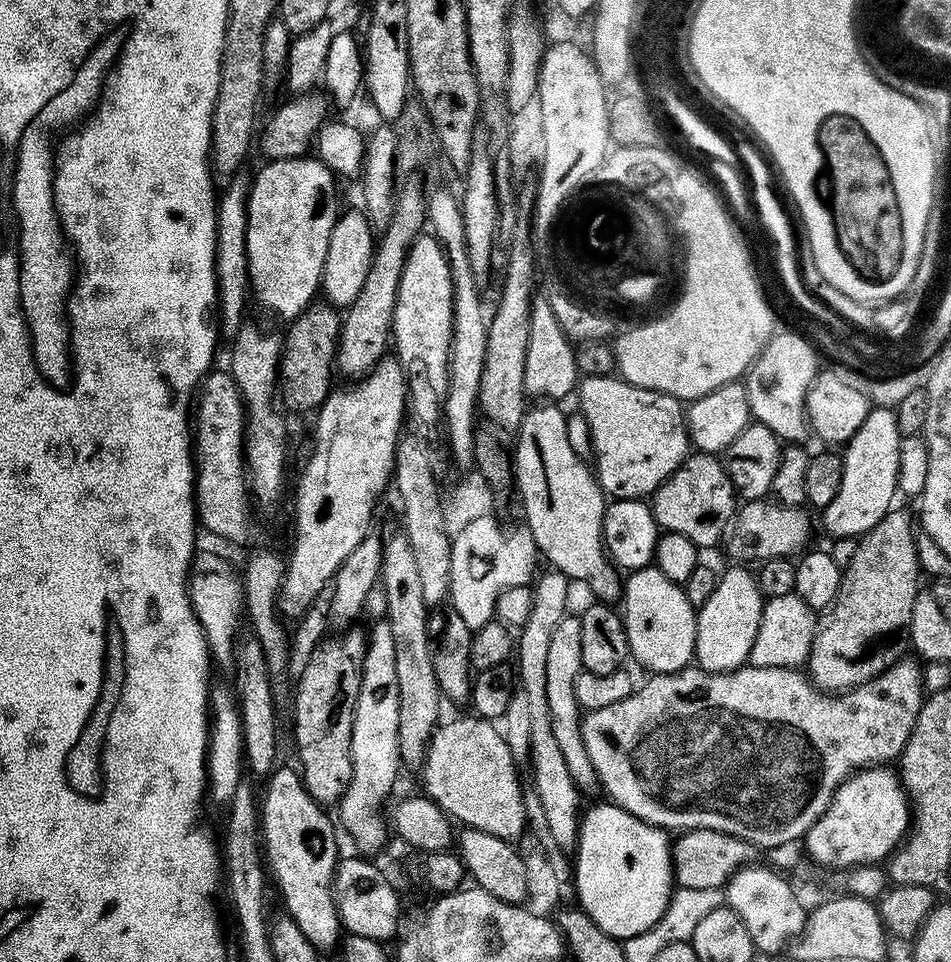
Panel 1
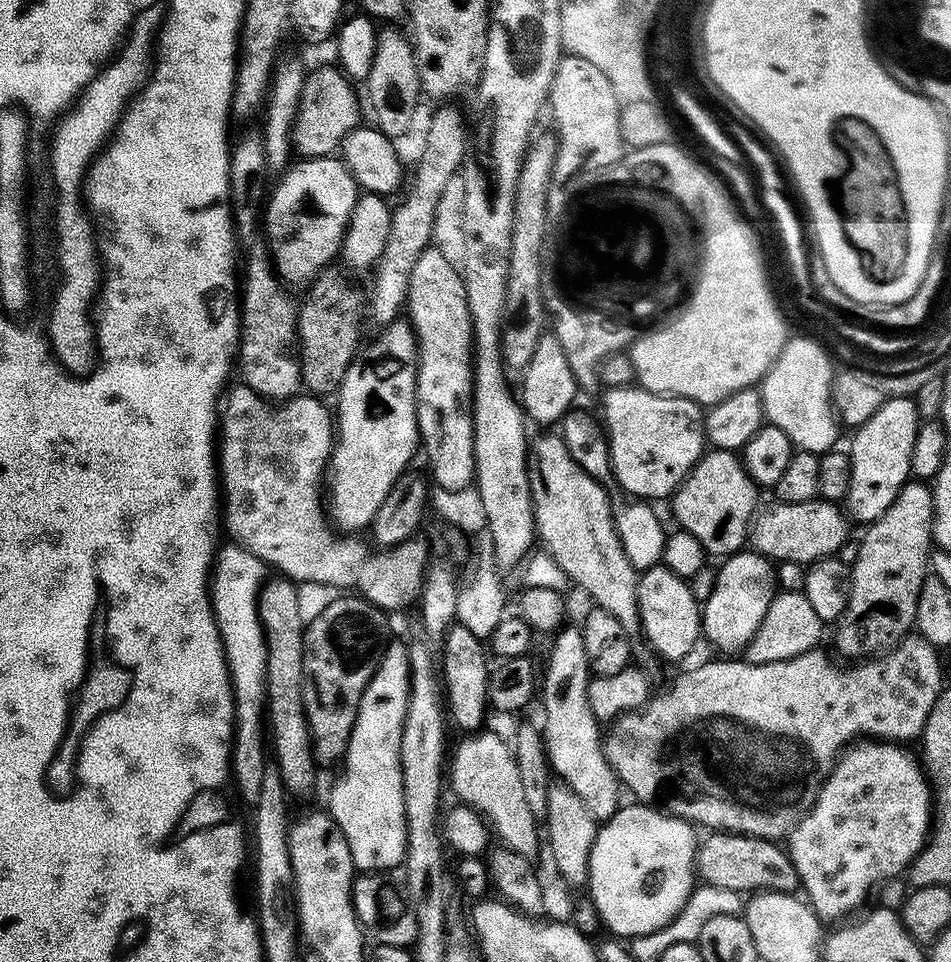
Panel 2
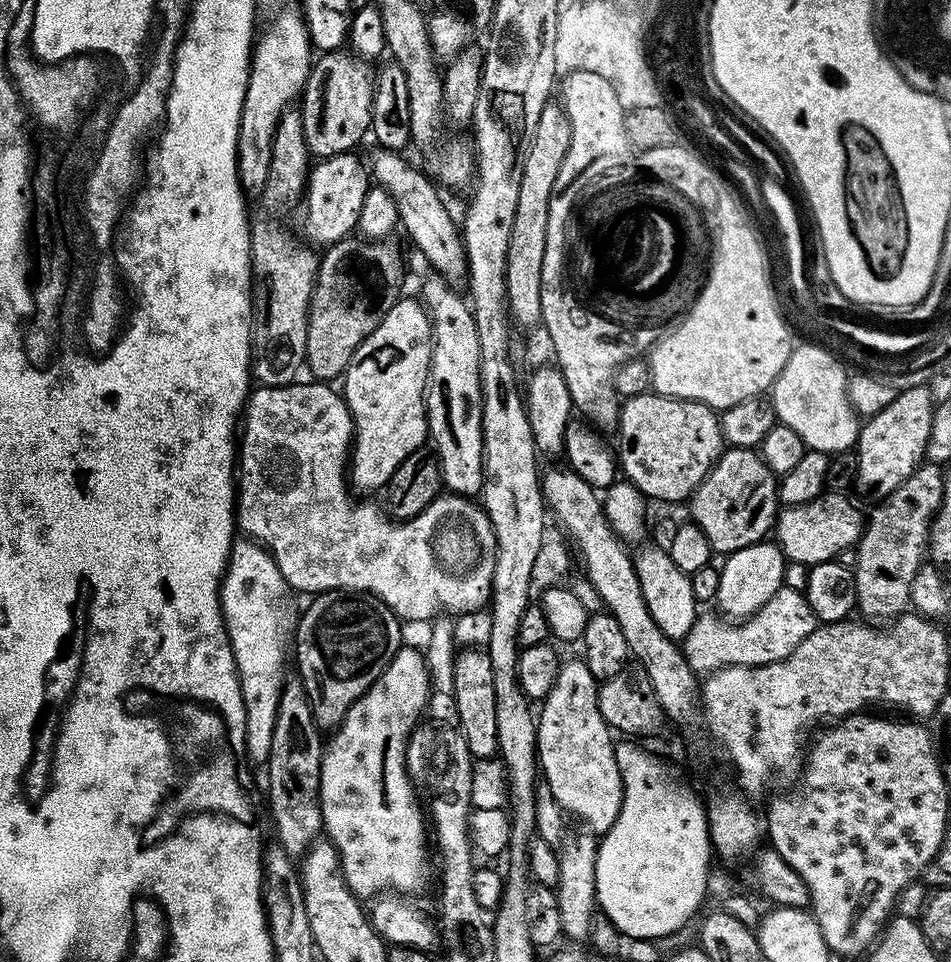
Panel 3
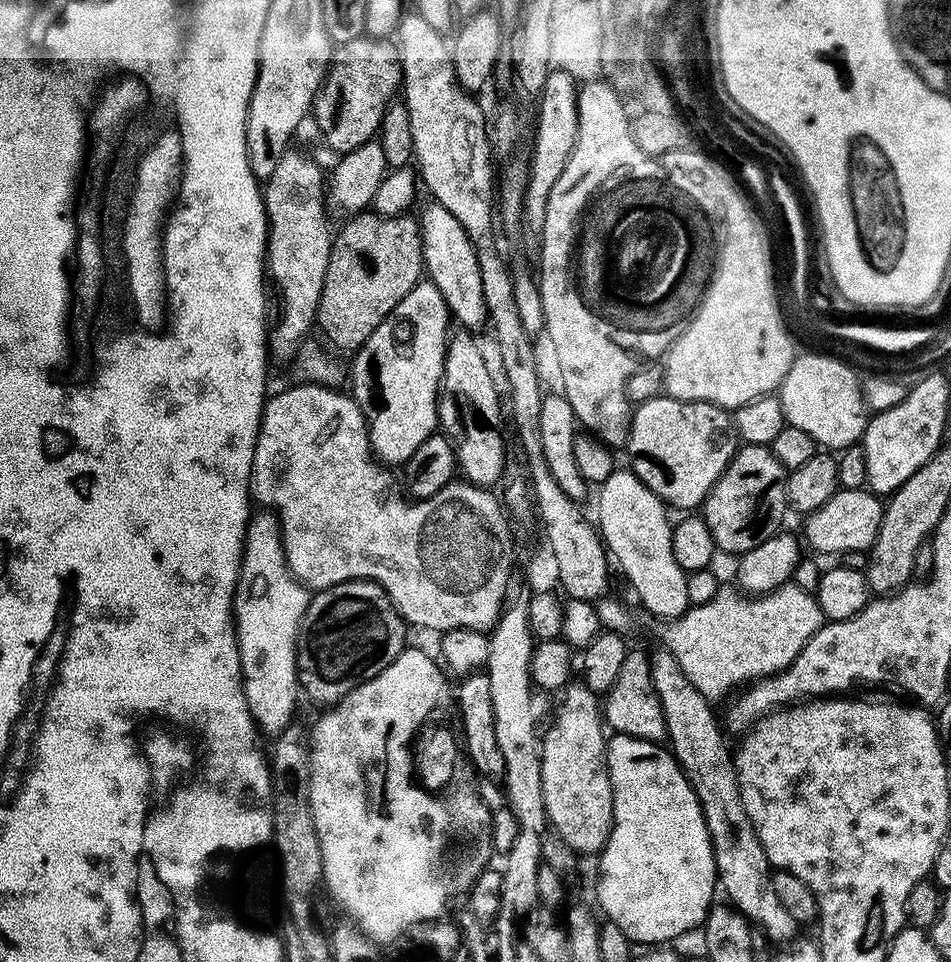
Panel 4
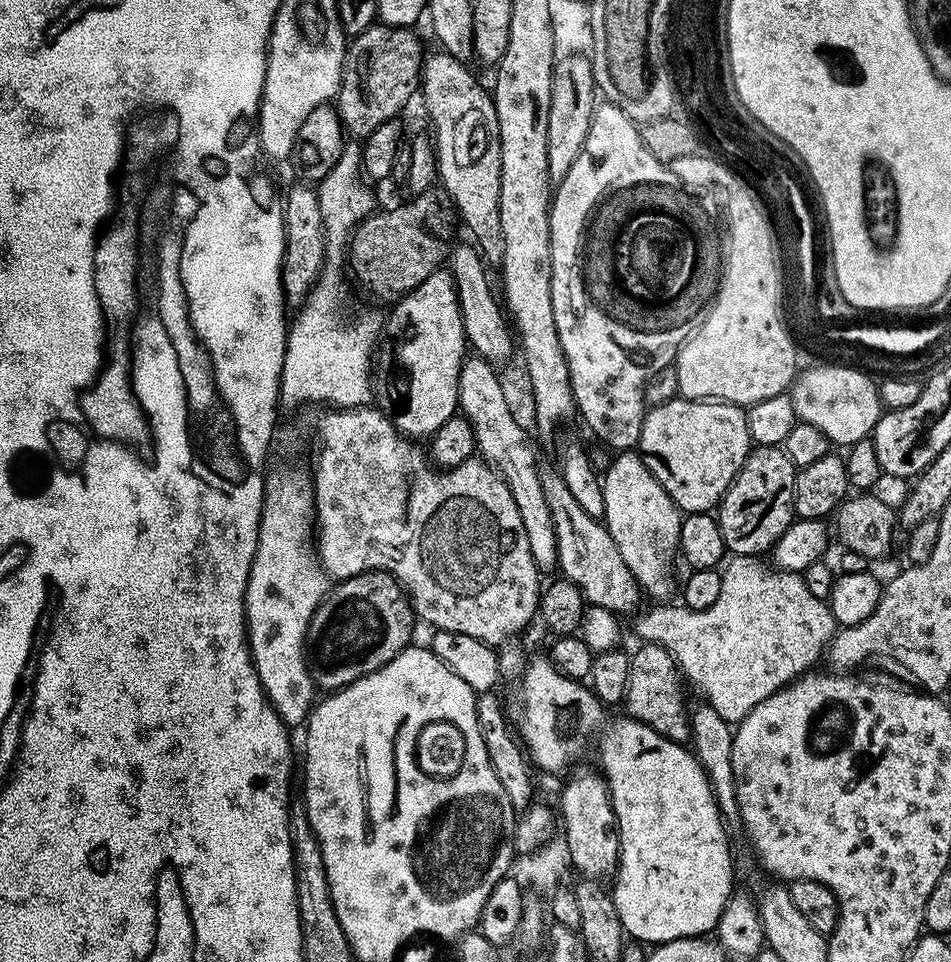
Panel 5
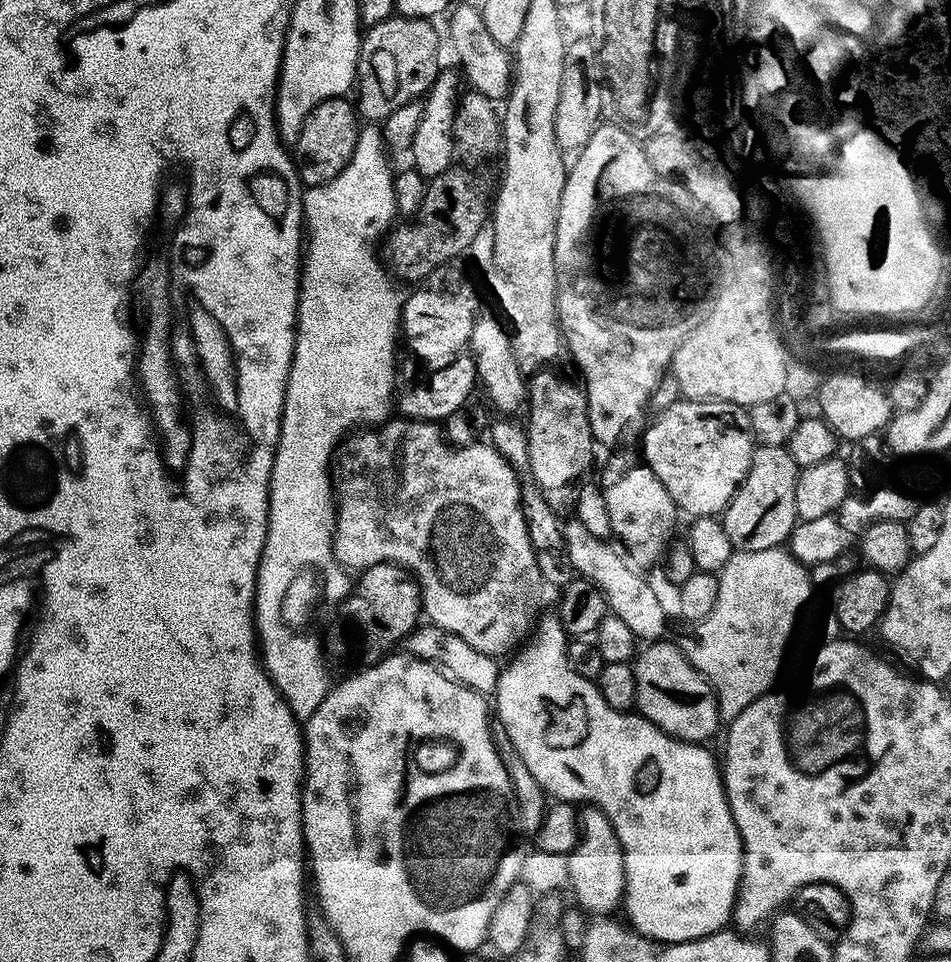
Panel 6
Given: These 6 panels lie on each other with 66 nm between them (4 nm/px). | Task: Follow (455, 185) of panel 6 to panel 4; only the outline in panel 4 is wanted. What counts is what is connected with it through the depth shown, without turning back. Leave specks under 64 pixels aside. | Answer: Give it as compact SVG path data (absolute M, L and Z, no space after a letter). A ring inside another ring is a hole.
M365 210L359 214L348 218L348 221L341 226L340 232L335 233L332 241L332 249L330 250L330 266L326 266L326 282L322 286L322 298L320 305L316 311L316 324L318 328L324 331L324 336L337 348L340 352L355 353L357 348L370 338L370 334L374 334L374 330L378 330L378 326L383 322L389 314L394 310L394 306L398 306L398 302L402 302L402 298L406 298L406 294L410 294L410 290L414 290L414 286L421 283L422 277L425 275L424 267L424 243L422 242L422 234L420 233L420 221L415 215L405 214L403 216L378 216L375 211Z

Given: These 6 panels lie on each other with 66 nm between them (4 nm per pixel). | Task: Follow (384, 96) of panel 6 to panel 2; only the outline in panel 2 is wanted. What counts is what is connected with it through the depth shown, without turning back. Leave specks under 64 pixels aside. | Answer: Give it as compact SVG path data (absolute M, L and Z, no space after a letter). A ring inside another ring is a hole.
M339 67L316 68L304 78L304 89L296 121L292 127L293 151L302 158L319 158L331 155L343 144L345 136L358 127L360 104L356 101L353 81L345 76Z

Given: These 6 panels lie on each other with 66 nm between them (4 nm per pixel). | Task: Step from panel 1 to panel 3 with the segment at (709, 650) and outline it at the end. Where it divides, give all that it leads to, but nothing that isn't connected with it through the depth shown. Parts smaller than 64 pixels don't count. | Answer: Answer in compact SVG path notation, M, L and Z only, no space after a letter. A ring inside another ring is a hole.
M761 542L751 544L737 552L729 552L723 557L724 564L719 565L720 581L715 603L720 604L719 611L728 618L747 618L755 616L756 611L782 587L784 583L784 570L786 557L775 542Z

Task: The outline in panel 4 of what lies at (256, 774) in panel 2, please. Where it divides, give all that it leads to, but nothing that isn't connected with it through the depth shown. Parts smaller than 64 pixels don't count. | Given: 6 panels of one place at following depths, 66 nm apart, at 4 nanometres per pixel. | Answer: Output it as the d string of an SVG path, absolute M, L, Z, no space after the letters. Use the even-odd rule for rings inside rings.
M275 515L251 517L248 532L244 535L244 557L240 560L240 577L236 583L236 594L234 597L234 619L236 621L236 641L240 647L240 665L244 671L244 693L246 700L252 711L252 717L256 719L256 726L265 737L275 738L288 729L288 725L293 723L296 712L296 695L301 695L300 678L296 666L296 635L300 629L302 618L308 609L310 599L309 589L305 588L298 580L292 578L292 571L288 569L288 563L284 557L284 542L280 539L280 522Z

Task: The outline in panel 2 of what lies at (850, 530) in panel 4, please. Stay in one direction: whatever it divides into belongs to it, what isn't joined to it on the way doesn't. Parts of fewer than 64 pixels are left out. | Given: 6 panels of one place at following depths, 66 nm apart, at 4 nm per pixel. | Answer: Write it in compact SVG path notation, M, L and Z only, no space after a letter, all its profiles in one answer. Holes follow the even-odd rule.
M817 498L793 504L772 502L769 508L761 507L757 511L750 525L750 548L751 551L759 552L761 556L766 556L773 562L785 560L807 566L815 560L825 560L826 557L839 553L839 548L848 540L848 524L850 525L850 520L845 509L831 500Z

